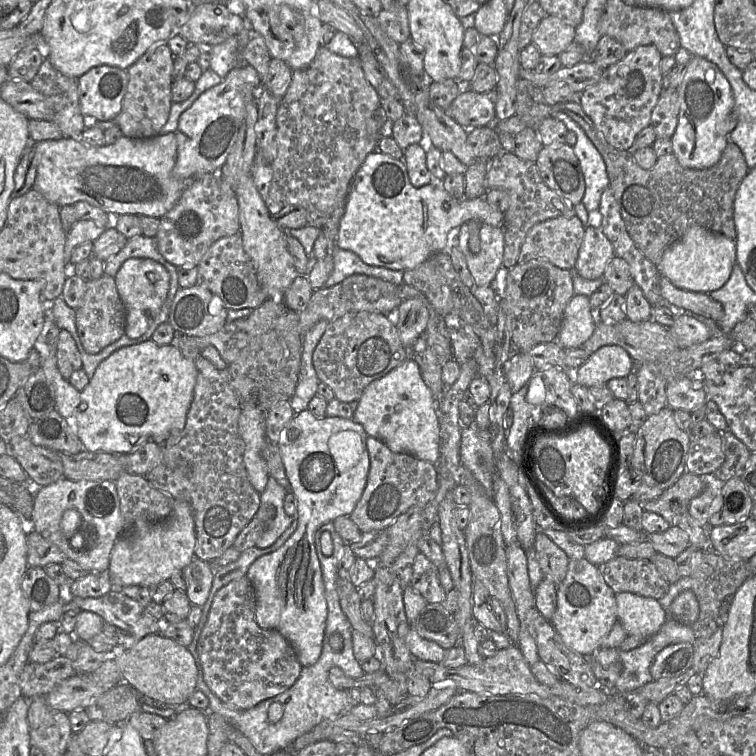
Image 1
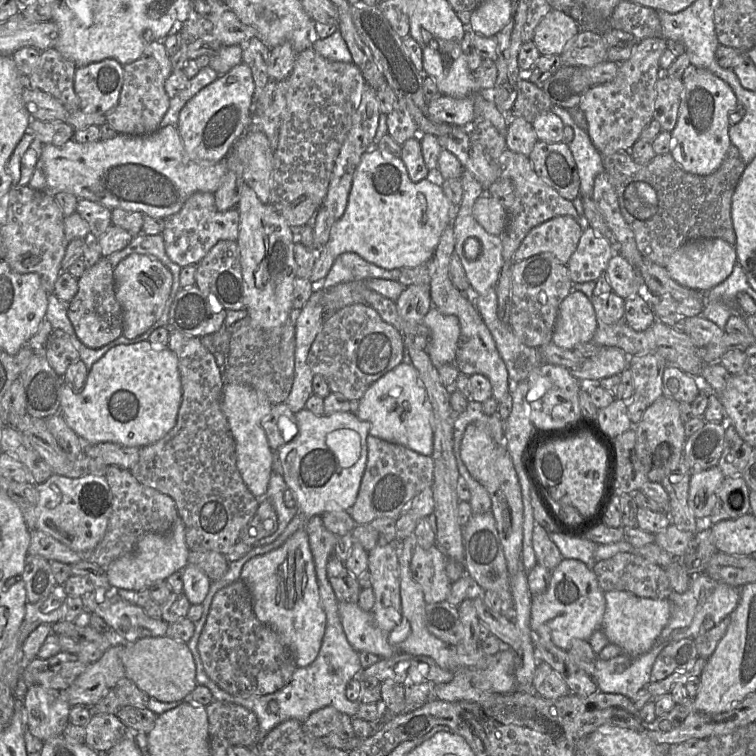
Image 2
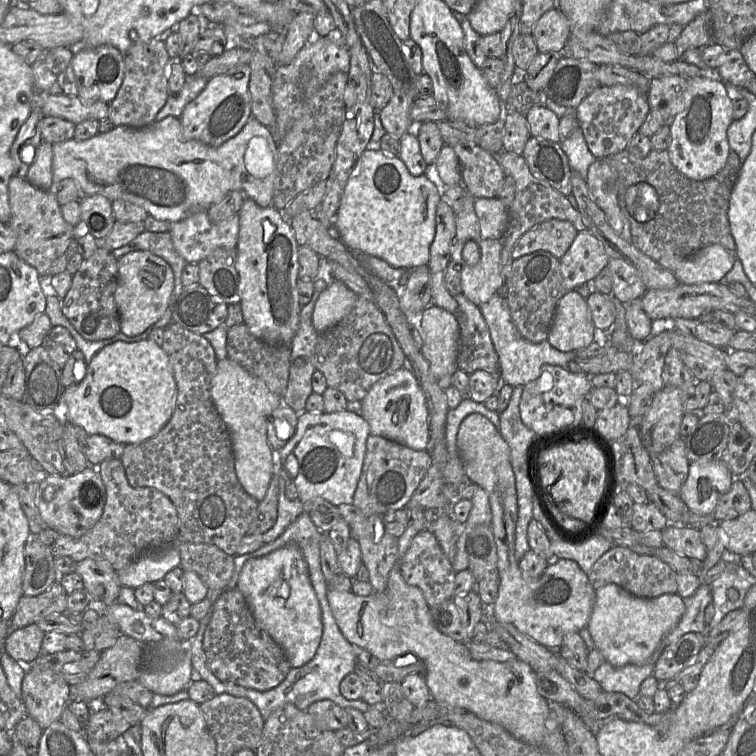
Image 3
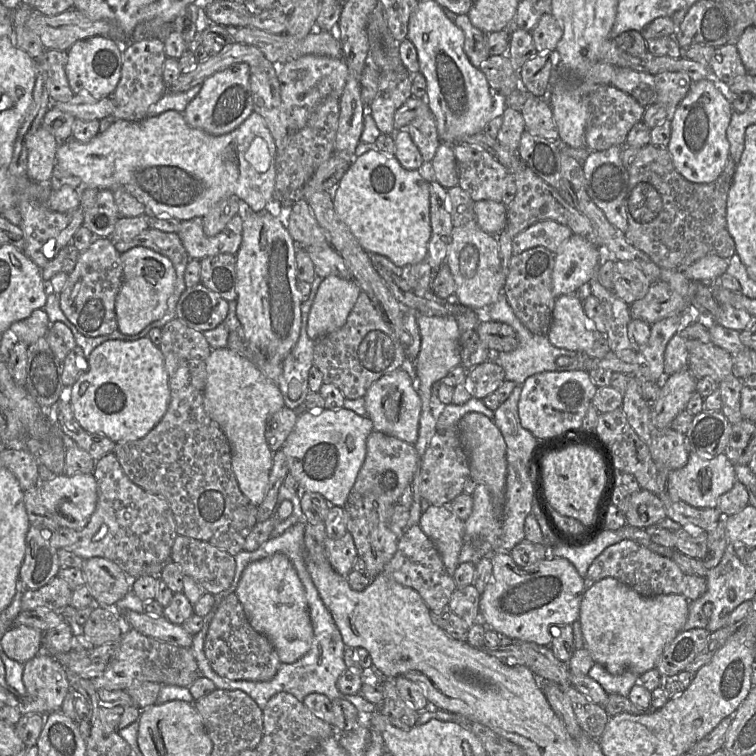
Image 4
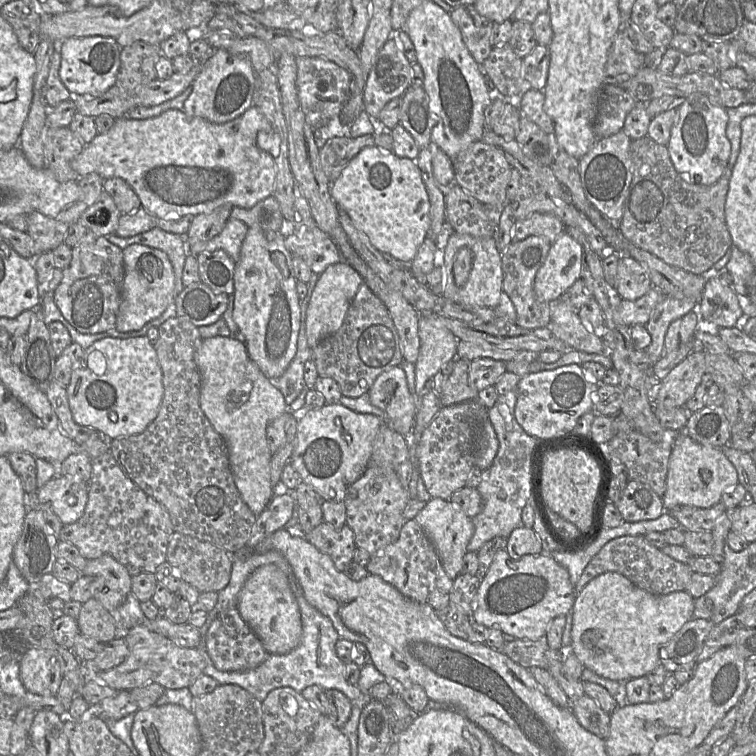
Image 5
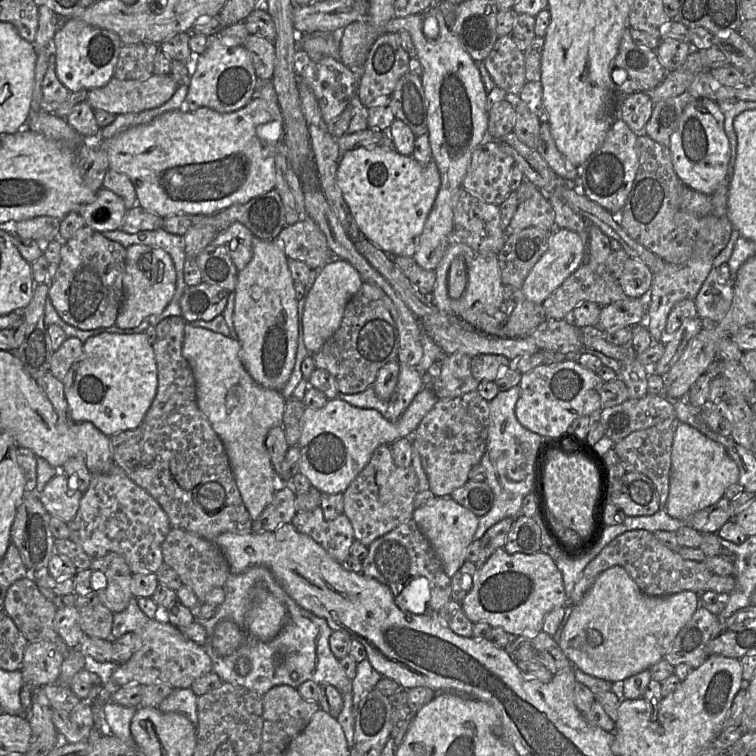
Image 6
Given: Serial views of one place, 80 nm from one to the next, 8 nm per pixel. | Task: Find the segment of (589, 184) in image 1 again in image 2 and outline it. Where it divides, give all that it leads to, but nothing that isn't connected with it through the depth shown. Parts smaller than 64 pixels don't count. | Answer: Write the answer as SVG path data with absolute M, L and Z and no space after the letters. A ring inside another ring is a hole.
M552 105L551 112L557 115L565 126L573 129L573 140L568 144L577 165L580 178L580 195L572 203L580 217L584 217L582 199L593 197L594 180L605 172L602 155L593 145L588 133L573 120L568 109Z

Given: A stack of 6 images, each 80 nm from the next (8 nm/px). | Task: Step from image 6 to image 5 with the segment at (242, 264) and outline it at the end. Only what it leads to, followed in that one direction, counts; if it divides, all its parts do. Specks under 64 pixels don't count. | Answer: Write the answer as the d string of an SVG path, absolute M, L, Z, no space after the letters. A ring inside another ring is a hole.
M229 218L223 230L212 239L205 242L187 243L188 253L197 256L203 251L223 249L237 263L247 231L248 226L244 222Z

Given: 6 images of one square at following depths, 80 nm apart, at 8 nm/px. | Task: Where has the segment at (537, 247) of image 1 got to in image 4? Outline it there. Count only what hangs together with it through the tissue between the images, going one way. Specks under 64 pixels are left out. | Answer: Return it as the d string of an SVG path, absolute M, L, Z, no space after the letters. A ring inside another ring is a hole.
M539 221L512 239L512 252L517 255L528 249L542 246L556 253L559 246L572 234L573 232L568 226L557 221Z

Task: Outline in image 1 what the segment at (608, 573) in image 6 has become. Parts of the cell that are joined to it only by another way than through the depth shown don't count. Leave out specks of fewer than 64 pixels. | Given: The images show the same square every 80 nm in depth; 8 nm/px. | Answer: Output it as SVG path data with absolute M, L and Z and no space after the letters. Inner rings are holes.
M622 592L615 594L615 600L617 622L628 636L637 635L649 639L667 621L667 613L656 599Z

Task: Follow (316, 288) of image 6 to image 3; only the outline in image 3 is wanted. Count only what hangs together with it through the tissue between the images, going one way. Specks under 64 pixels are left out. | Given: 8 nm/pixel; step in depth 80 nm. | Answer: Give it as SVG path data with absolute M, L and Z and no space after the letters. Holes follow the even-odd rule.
M333 281L319 295L312 316L318 333L325 332L339 323L354 307L358 296L344 283Z

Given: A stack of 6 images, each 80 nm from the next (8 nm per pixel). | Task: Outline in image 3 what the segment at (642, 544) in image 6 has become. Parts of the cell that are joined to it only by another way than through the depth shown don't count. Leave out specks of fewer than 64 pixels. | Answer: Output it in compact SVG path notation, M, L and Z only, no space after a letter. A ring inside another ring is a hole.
M612 546L587 573L595 590L613 583L639 598L656 598L663 594L676 594L677 572L656 556L642 555L624 546Z

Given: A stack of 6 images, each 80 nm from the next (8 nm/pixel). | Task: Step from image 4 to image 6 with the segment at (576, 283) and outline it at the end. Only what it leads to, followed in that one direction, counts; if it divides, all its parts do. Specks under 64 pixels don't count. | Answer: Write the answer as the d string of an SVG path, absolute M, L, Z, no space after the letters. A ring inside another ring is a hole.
M555 228L546 252L526 277L522 292L525 298L542 304L584 262L584 244L569 229Z

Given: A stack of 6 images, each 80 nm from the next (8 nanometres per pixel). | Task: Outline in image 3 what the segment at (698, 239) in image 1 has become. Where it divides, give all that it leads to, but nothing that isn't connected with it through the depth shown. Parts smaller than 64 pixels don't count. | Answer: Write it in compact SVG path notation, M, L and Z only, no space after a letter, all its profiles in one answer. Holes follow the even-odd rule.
M712 244L693 254L673 273L684 284L720 282L733 267L735 257L723 246Z

